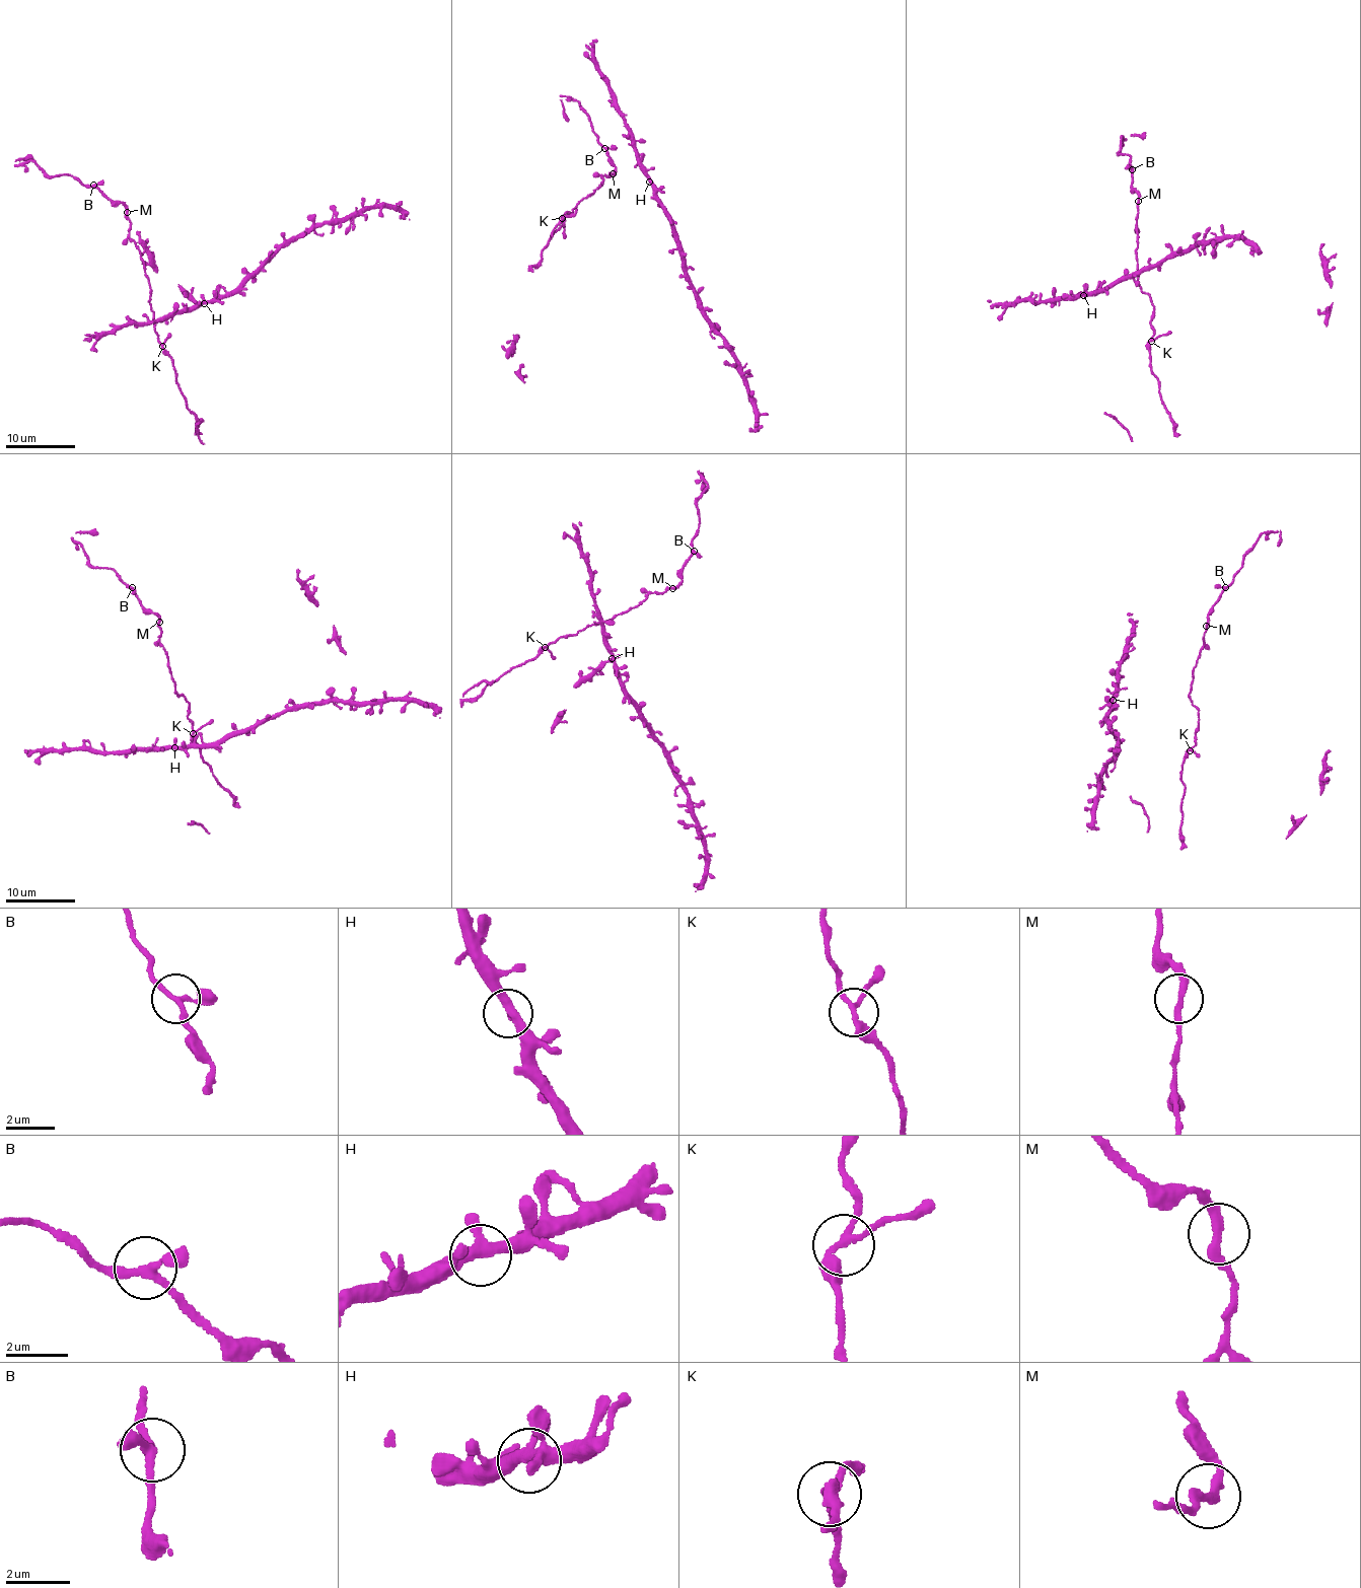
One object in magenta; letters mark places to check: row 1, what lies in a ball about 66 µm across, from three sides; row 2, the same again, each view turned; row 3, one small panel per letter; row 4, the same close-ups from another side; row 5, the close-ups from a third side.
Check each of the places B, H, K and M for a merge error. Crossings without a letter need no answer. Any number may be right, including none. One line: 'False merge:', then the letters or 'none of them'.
False merge: none of them

